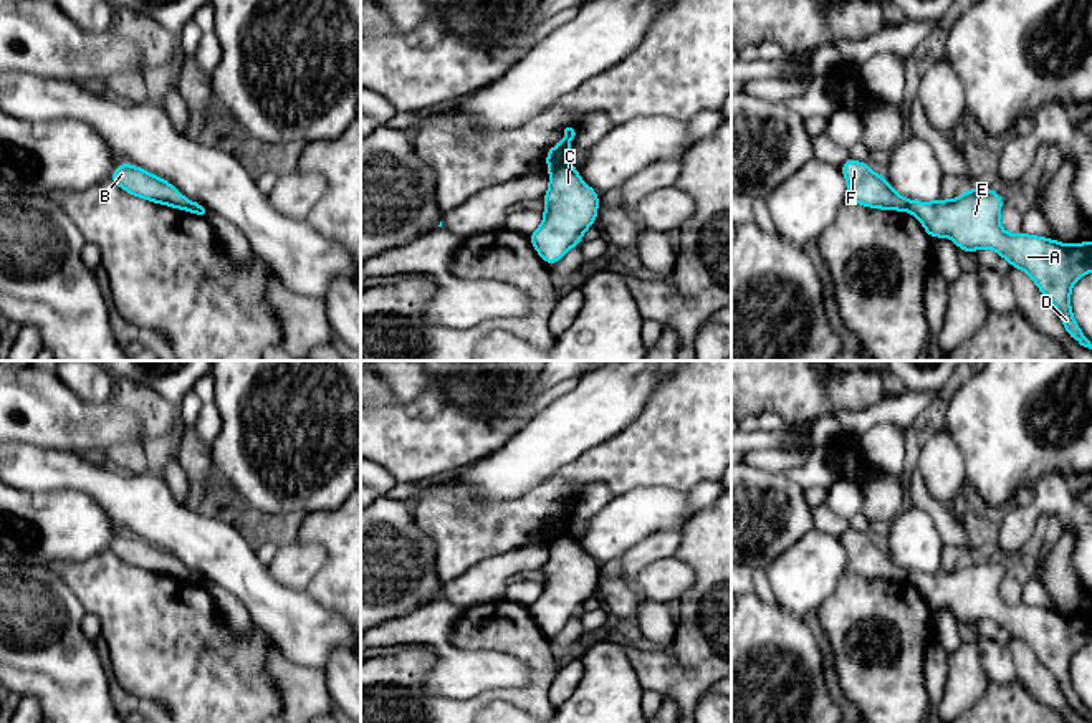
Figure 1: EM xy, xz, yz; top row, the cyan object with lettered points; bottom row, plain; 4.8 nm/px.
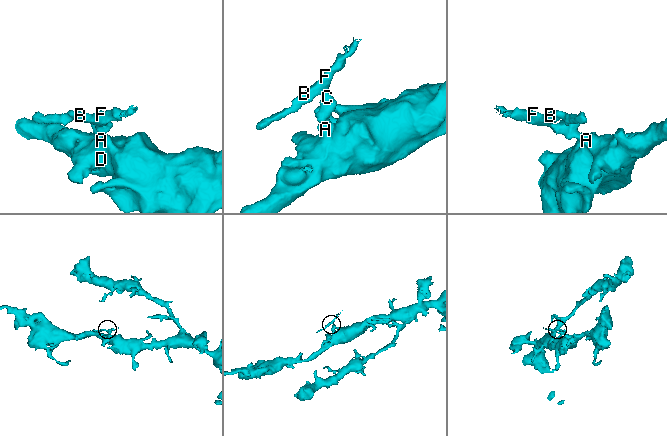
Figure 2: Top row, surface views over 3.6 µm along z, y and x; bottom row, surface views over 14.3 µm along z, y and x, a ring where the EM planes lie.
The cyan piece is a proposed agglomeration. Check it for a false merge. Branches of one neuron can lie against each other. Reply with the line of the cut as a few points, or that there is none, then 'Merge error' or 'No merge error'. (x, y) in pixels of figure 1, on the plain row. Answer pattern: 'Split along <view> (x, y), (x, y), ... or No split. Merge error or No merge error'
Split along xz (568, 533), (551, 541). Merge error

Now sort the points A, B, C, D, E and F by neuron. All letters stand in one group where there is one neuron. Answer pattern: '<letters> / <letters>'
A C D E / B F

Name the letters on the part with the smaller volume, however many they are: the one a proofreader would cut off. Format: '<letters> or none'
B, F

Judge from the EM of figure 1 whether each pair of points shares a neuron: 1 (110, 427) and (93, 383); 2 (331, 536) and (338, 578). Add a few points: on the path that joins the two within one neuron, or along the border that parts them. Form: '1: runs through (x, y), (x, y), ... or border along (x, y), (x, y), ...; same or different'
1: border along (65, 384), (90, 402), (108, 402), (114, 397); different
2: runs through (338, 546), (338, 568); same

